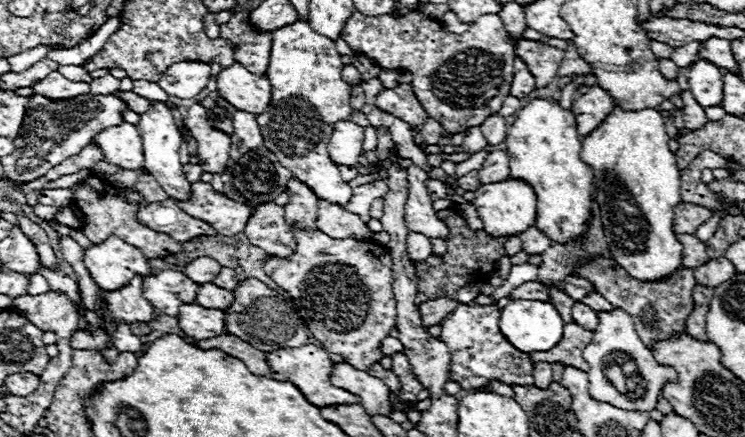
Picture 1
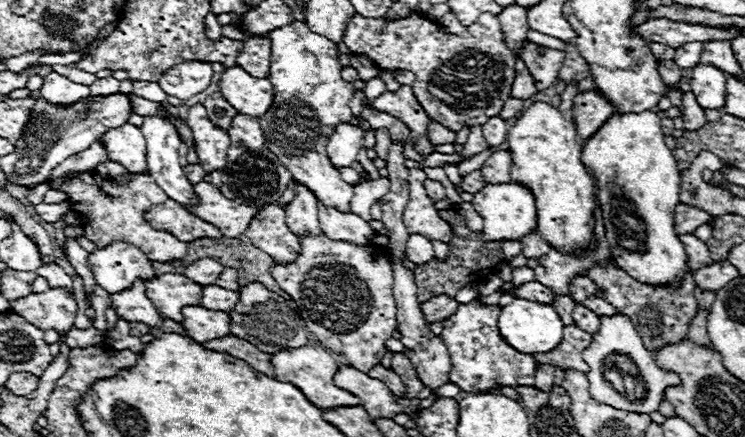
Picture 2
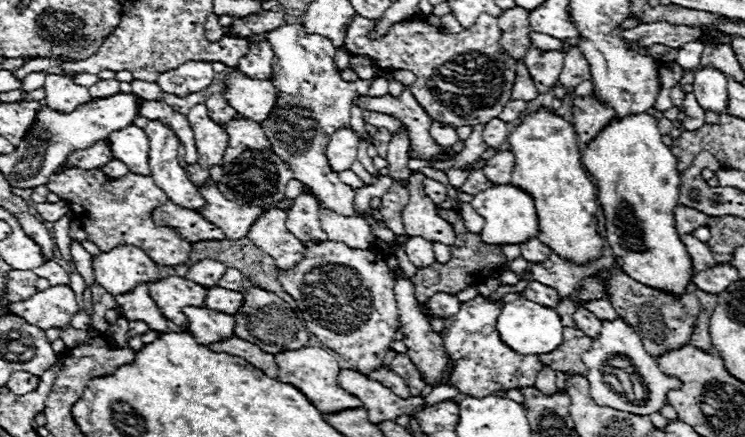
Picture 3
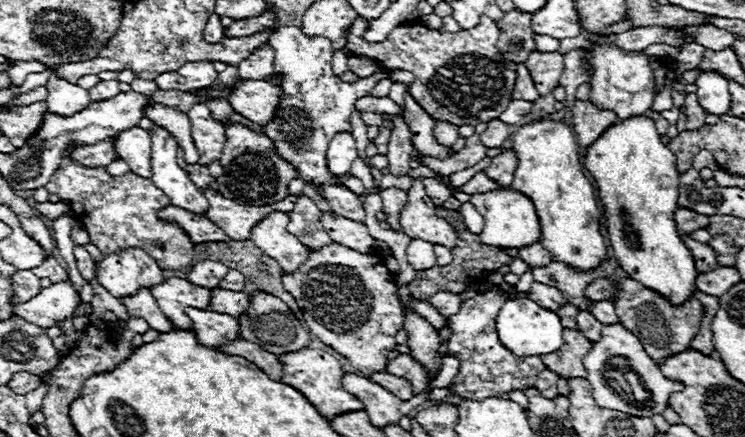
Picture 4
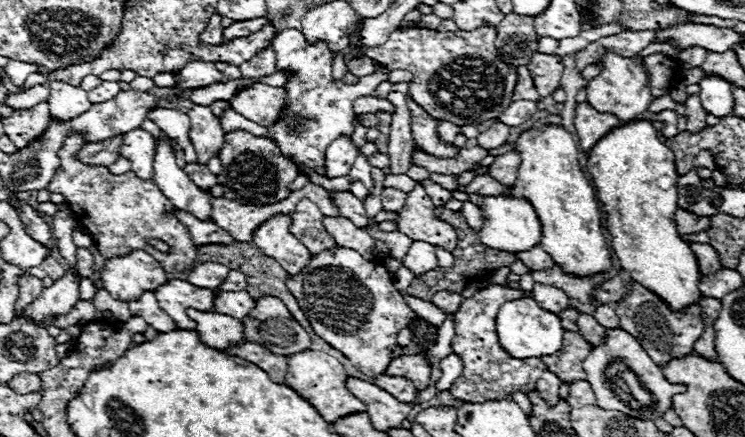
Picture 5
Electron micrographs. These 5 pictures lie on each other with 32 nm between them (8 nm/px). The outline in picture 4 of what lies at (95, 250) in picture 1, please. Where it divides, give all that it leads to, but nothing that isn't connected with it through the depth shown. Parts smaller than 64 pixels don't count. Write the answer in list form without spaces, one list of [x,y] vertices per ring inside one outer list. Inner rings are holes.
[[[126,248],[126,250],[112,252],[108,256],[102,256],[102,260],[96,262],[96,280],[114,298],[122,298],[126,294],[134,294],[140,286],[148,288],[148,286],[154,286],[154,282],[162,282],[162,270],[154,262],[154,258],[150,258],[144,250],[140,250],[140,248]]]

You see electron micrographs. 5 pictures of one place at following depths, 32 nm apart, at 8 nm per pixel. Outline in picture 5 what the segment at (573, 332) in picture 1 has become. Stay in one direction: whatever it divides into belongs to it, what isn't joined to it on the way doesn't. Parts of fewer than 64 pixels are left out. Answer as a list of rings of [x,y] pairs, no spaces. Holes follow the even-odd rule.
[[[564,330],[562,350],[558,350],[558,354],[548,354],[546,358],[542,358],[542,362],[548,366],[550,372],[558,374],[558,378],[568,384],[574,380],[586,380],[582,360],[586,358],[586,354],[590,354],[590,350],[592,346],[580,332]]]

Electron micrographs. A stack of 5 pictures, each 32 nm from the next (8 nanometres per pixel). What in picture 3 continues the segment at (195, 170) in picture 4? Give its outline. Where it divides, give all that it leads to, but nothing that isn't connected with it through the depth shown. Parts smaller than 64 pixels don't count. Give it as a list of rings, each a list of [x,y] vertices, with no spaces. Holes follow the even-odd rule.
[[[196,164],[196,166],[186,166],[186,174],[190,176],[190,180],[192,180],[196,186],[200,186],[202,182],[208,182],[208,178],[210,178],[208,170],[204,170],[200,164]]]

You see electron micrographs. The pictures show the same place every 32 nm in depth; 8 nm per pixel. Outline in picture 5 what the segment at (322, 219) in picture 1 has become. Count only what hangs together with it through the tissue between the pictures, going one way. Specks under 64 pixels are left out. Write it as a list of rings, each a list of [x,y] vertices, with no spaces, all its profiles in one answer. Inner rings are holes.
[[[324,216],[322,222],[326,232],[336,240],[338,246],[358,250],[360,254],[376,254],[374,238],[364,228],[358,228],[354,222],[350,222],[348,218]]]

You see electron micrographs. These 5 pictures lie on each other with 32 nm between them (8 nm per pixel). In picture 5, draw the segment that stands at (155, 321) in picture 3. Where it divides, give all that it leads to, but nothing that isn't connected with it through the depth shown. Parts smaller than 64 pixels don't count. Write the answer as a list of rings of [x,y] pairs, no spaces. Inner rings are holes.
[[[144,292],[138,300],[128,302],[128,308],[132,312],[132,316],[140,316],[144,318],[152,328],[156,328],[158,332],[170,332],[174,328],[178,328],[174,324],[174,320],[158,306],[156,298],[152,292]]]

